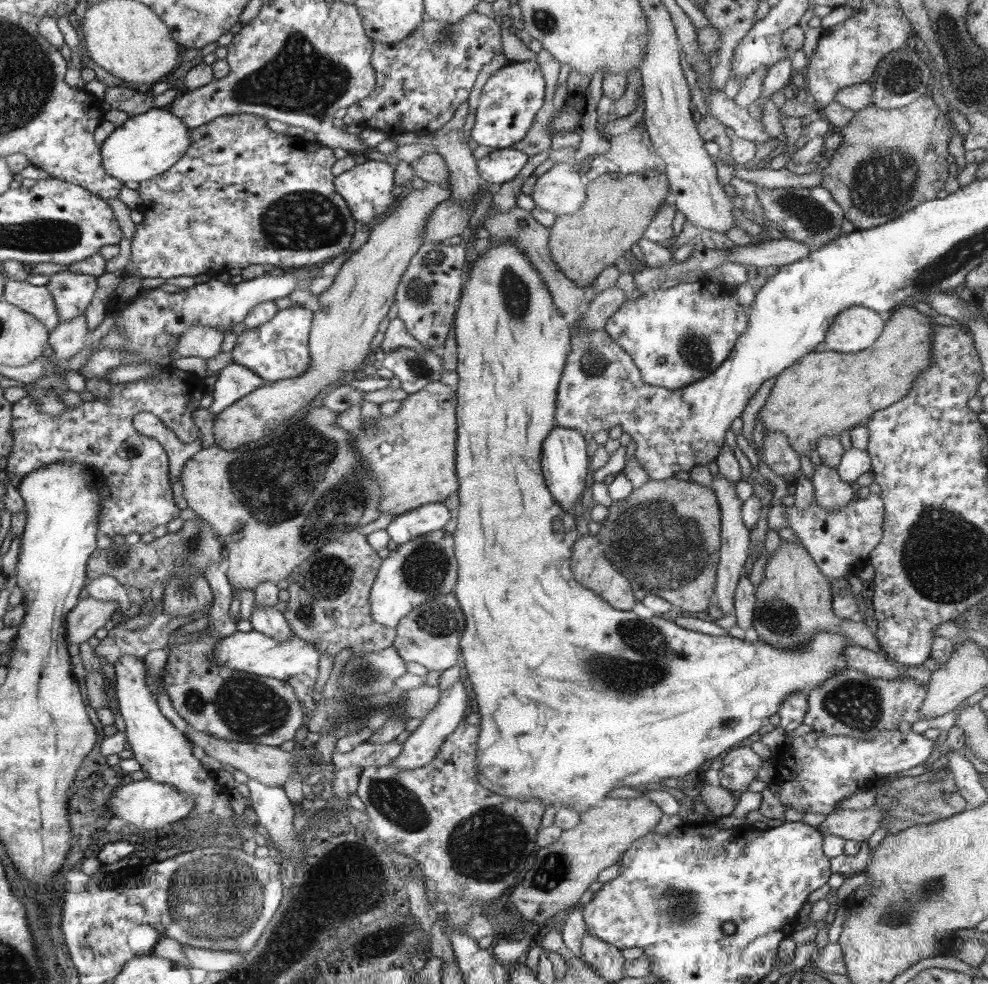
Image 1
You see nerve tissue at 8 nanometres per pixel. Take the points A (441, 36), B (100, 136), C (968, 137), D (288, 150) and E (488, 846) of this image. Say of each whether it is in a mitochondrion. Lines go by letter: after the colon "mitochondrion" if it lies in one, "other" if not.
A: mitochondrion
B: other
C: other
D: other
E: mitochondrion

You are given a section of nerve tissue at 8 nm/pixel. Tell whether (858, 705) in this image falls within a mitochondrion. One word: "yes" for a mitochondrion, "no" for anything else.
yes

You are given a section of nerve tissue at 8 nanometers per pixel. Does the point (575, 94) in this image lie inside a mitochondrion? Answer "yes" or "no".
no

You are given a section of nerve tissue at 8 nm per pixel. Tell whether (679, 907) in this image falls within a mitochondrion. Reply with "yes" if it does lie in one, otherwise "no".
yes

